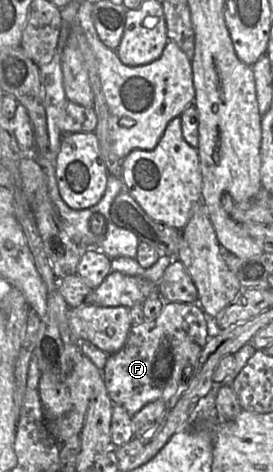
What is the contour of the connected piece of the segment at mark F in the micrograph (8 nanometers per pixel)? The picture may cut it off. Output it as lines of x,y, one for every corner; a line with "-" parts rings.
165,302
160,315
132,326
126,343
118,352
108,356
102,376
114,405
122,406
132,417
145,405
156,400
169,403
191,377
200,353
213,333
212,321
199,304

